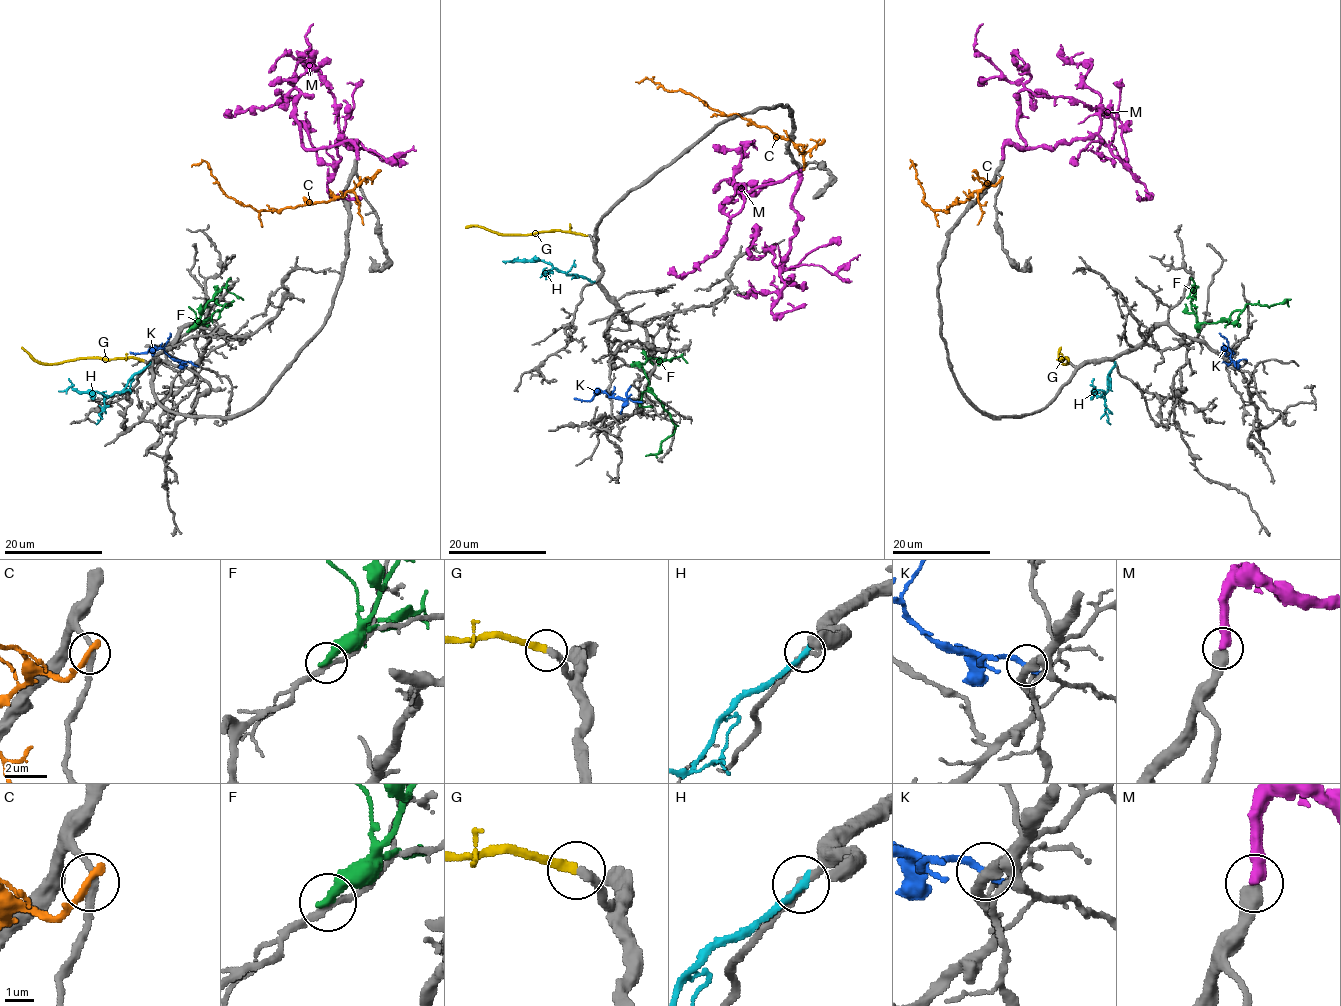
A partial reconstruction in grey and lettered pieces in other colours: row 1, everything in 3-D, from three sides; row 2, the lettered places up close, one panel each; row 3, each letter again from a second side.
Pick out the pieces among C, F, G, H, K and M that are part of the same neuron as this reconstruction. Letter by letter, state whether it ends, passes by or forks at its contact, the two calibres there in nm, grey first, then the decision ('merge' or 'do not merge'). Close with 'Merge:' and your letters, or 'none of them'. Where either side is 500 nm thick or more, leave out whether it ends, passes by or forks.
C: it ends; calibres 240 and 340 nm; do not merge
F: it ends; calibres 240 and 440 nm; do not merge
G: it ends; calibres 280 and 240 nm; merge
H: it ends; calibres 260 and 260 nm; do not merge
K: it ends; calibres 340 and 300 nm; do not merge
M: calibres 500 and 440 nm; do not merge
Merge: G

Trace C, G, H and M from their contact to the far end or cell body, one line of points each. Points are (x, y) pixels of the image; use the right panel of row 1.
C: (1000, 179), (946, 211), (932, 210), (925, 204), (911, 161), (915, 167)
G: (1068, 360), (1065, 358), (1068, 359), (1063, 364), (1058, 357), (1060, 347)
H: (1115, 364), (1110, 371), (1108, 390), (1100, 396), (1092, 391), (1095, 387), (1095, 391)
M: (1003, 159), (1007, 141), (1025, 146), (1017, 127), (1025, 89), (1072, 97), (1101, 111)

